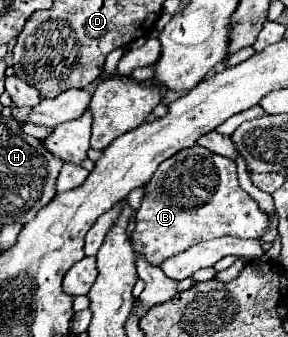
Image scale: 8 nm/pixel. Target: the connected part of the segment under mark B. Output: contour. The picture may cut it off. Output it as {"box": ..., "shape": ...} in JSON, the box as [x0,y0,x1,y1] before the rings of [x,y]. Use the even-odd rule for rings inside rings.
{"box":[132,145,270,265],"shape":[[[200,145],[182,149],[178,157],[170,157],[170,161],[164,161],[156,169],[154,177],[146,183],[142,207],[136,217],[138,223],[132,235],[134,251],[142,253],[152,265],[160,265],[166,257],[178,255],[198,241],[222,235],[260,239],[270,223],[268,215],[240,187],[236,163]]]}

